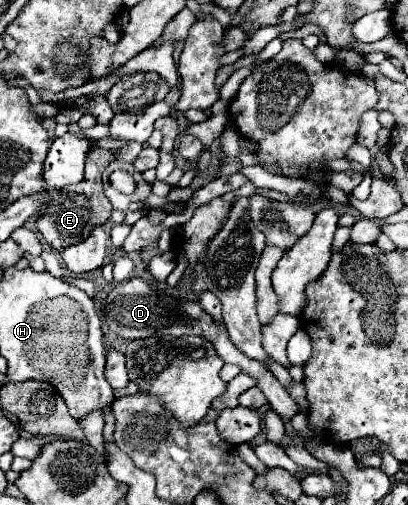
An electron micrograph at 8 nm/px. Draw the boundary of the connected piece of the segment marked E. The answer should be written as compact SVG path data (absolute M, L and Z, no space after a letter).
M129 141L120 148L118 153L105 148L93 148L87 154L83 180L71 192L67 192L67 188L65 190L51 190L51 202L47 204L47 210L43 210L43 214L35 222L35 226L41 232L47 246L51 246L53 250L65 250L67 246L73 246L75 242L81 242L83 238L87 238L87 234L93 230L93 226L103 226L109 220L113 206L103 192L101 174L105 172L105 168L113 160L133 163L142 149L142 144L135 141Z

